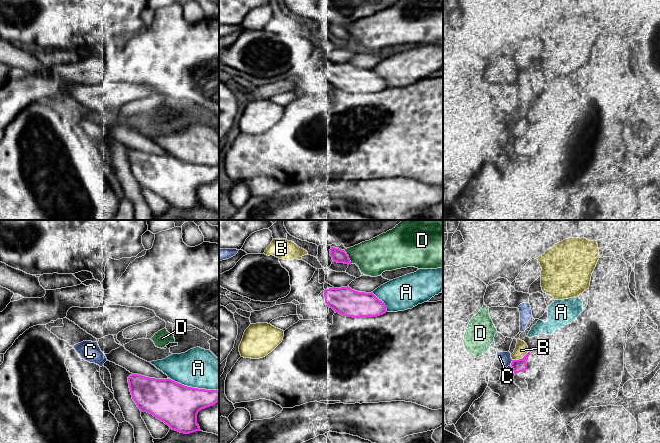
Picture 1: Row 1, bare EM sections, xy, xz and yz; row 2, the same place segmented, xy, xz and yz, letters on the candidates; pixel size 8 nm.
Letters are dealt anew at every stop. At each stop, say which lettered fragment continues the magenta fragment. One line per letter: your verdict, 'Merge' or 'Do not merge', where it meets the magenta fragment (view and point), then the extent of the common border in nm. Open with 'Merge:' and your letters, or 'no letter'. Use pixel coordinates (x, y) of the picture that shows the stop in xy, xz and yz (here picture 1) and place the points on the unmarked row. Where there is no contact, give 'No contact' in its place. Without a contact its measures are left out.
Merge: no letter
A: Do not merge. Touches magenta at xy (194, 164). Shared border 400 nm
B: Do not merge. Touches magenta at yz (520, 135). Shared border 140 nm
C: Do not merge. Touches magenta at yz (512, 138). Shared border 50 nm
D: Do not merge. Touches magenta at xz (348, 33). Shared border 130 nm

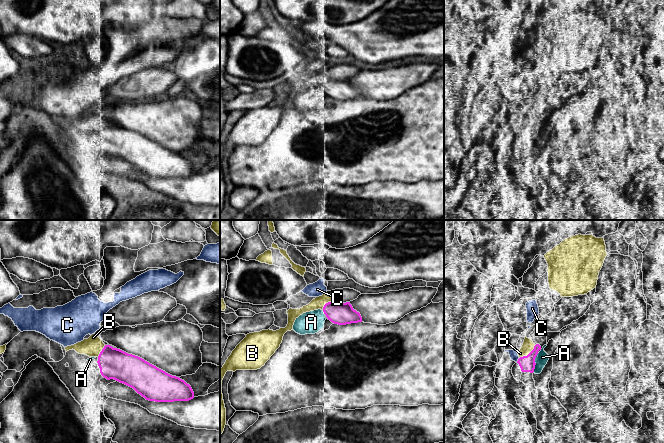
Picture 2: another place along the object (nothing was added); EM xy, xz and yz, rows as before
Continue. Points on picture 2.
Merge: A
A: Merge. Touches magenta at yz (534, 138). Shared border 160 nm
B: Do not merge. Touches magenta at yz (528, 130). Shared border 170 nm
C: Do not merge. Touches magenta at yz (518, 136). Shared border 40 nm

